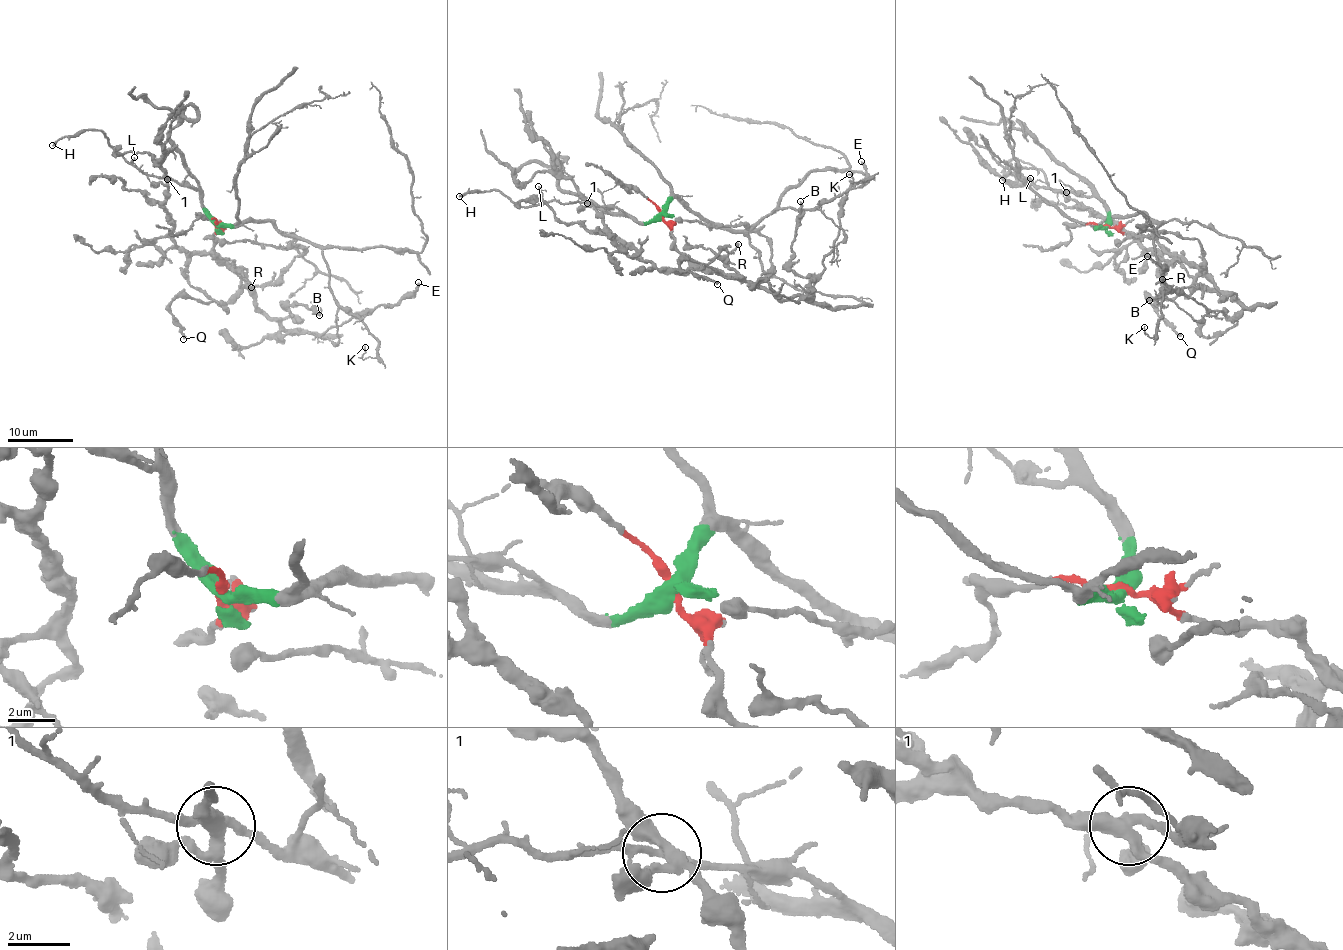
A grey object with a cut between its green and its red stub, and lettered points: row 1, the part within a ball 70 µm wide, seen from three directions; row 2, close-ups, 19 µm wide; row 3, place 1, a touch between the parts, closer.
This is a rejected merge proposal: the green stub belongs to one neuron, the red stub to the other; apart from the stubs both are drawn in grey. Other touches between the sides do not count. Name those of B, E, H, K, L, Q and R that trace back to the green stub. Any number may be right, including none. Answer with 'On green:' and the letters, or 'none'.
On green: H, K, L

